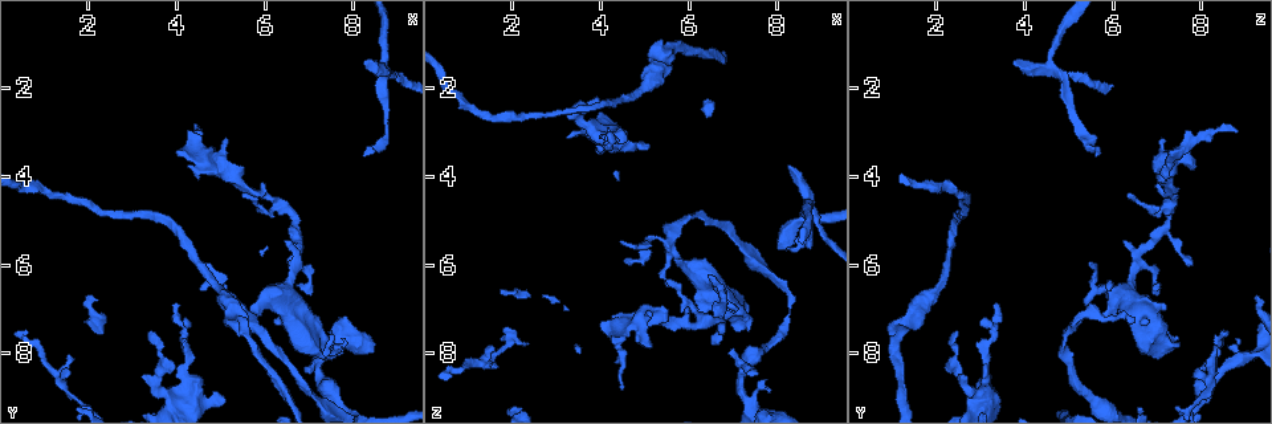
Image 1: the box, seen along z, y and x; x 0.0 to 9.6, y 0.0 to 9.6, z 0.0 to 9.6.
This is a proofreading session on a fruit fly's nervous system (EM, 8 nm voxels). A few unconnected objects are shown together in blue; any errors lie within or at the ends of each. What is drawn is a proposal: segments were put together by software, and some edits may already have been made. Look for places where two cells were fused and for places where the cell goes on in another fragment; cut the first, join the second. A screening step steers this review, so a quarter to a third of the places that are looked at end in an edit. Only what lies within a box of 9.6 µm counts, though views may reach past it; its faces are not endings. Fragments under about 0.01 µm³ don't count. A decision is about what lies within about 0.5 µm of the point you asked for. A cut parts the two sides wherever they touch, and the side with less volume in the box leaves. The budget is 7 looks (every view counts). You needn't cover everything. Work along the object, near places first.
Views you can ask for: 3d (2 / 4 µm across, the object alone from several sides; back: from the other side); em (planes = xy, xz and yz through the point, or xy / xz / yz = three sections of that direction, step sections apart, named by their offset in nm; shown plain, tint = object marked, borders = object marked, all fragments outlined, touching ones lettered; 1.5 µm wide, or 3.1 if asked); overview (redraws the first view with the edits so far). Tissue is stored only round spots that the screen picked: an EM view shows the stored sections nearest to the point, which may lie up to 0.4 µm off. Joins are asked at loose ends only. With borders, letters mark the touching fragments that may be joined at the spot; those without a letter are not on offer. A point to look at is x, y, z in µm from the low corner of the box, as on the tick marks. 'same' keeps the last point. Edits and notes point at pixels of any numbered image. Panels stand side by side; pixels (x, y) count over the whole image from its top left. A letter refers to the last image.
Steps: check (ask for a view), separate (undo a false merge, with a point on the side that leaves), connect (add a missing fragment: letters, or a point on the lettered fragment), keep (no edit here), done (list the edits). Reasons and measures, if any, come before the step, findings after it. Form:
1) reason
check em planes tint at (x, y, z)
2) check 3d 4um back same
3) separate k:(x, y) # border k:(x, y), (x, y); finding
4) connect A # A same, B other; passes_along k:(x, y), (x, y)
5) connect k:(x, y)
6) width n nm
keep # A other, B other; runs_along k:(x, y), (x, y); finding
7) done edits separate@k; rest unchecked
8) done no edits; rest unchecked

tapers out
check em planes borders at (6.55, 6.05, 7.85)

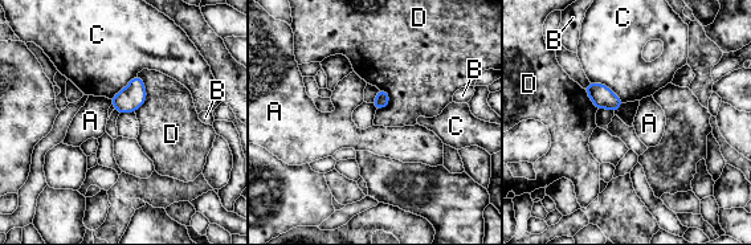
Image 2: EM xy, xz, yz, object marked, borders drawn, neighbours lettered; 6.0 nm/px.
width 90 nm
keep # A other, B other, C other, D other; border 2:(139, 74), (146, 99), (134, 111); none of them fits

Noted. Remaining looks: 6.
branch stops here
check 3d 4um at (8.25, 3.50, 5.65)

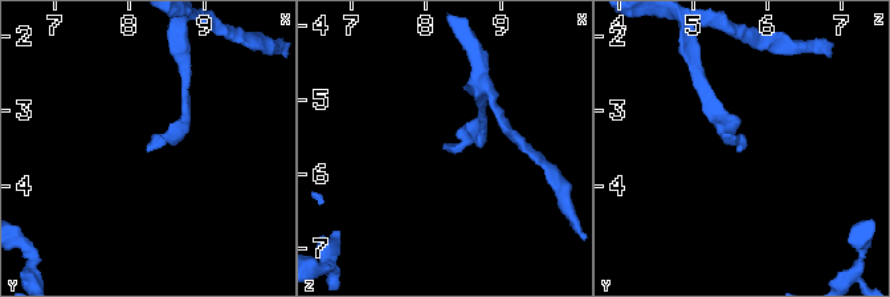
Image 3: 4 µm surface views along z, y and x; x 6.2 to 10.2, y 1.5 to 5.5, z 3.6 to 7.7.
check em planes borders at (8.25, 3.55, 5.60)

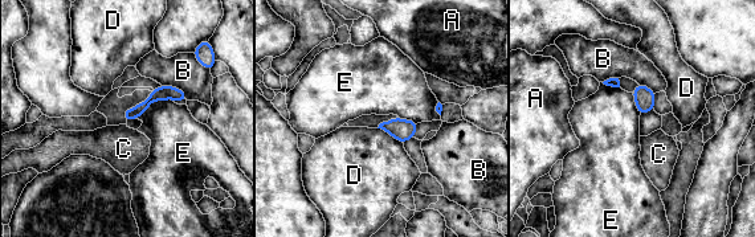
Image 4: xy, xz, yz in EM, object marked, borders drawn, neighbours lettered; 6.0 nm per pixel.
keep # A other, B other, C other, D other, E other; runs_along 4:(183, 95), (156, 94), (127, 117); no lettered fragment goes on from it

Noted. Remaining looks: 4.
check em planes borders at (8.65, 1.45, 4.60)

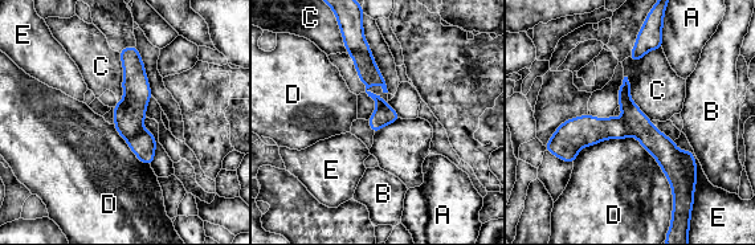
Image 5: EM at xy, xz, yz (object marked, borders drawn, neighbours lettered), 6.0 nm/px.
separate 5:(143, 145) # A other, B other, C other, D other, E other; part_leaving 5:(350, 44), (363, 57), (367, 90), (379, 101); a second cell is stuck on

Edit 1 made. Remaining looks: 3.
done edits separate@5; rest unchecked

